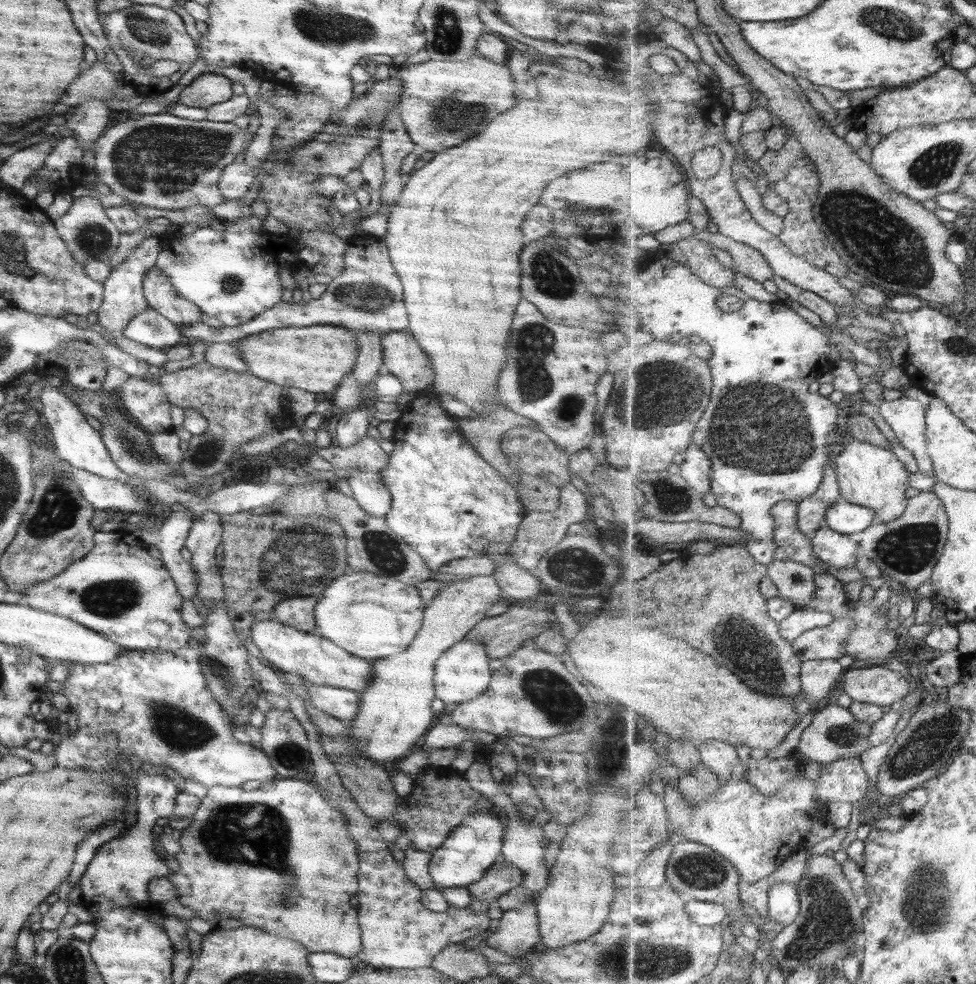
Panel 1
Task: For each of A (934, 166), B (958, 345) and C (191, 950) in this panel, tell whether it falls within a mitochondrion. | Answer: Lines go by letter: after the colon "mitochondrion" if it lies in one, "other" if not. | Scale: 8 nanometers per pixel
A: mitochondrion
B: mitochondrion
C: other

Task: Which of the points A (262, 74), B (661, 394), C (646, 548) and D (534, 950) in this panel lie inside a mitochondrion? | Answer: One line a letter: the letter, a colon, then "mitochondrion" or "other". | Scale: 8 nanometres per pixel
A: other
B: mitochondrion
C: other
D: other

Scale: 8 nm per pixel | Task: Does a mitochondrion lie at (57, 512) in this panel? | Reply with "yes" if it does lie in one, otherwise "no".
yes

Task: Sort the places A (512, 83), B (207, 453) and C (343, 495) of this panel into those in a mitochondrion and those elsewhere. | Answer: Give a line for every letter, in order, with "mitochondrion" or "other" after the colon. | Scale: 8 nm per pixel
A: other
B: mitochondrion
C: other

